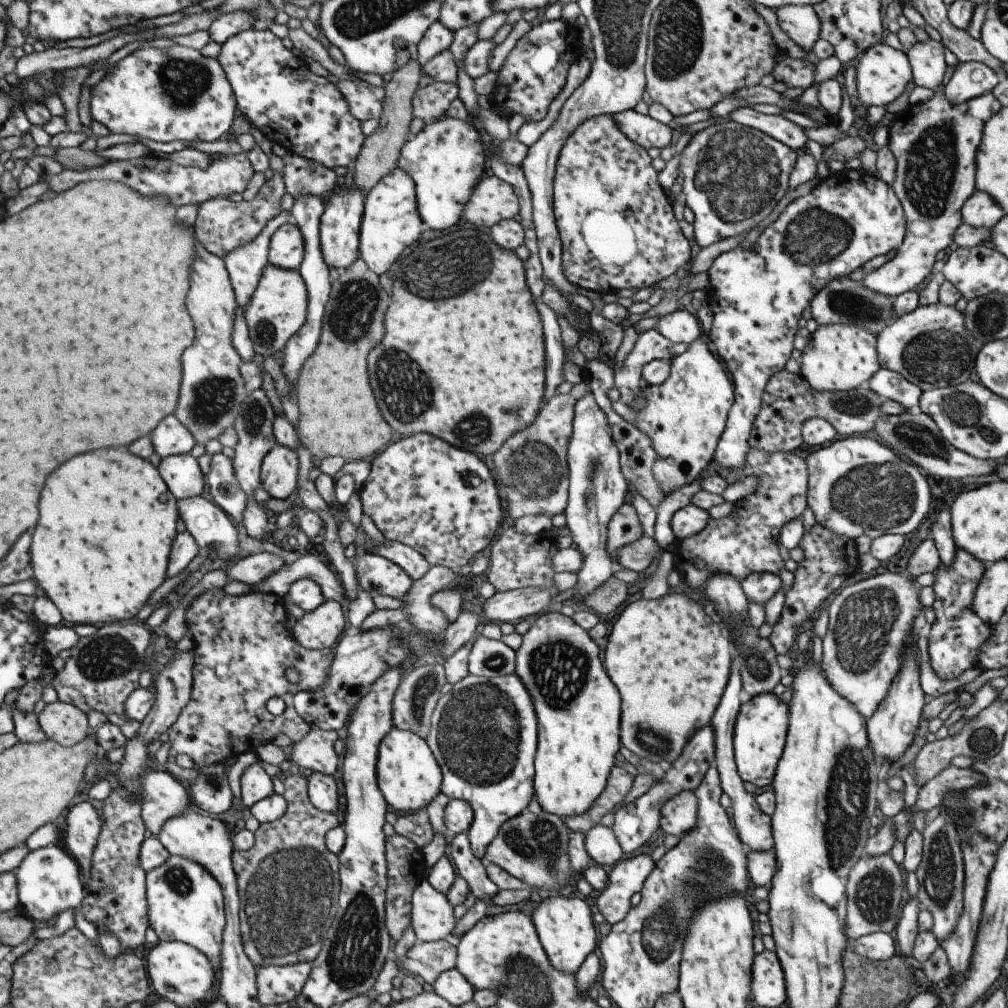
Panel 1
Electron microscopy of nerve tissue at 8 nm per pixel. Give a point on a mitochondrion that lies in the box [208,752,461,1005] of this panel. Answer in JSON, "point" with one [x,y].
{"point":[290,895]}

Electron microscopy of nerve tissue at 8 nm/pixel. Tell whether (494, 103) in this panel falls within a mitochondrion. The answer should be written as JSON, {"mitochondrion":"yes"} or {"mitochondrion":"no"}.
{"mitochondrion":"no"}

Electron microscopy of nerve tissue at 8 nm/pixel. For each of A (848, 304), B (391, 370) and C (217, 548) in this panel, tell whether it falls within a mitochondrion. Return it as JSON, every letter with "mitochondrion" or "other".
{"A":"mitochondrion","B":"mitochondrion","C":"mitochondrion"}

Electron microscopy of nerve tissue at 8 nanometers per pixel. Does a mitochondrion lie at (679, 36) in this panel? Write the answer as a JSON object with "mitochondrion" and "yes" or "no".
{"mitochondrion":"yes"}

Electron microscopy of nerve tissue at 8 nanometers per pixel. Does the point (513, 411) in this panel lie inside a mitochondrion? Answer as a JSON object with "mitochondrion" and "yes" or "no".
{"mitochondrion":"yes"}

